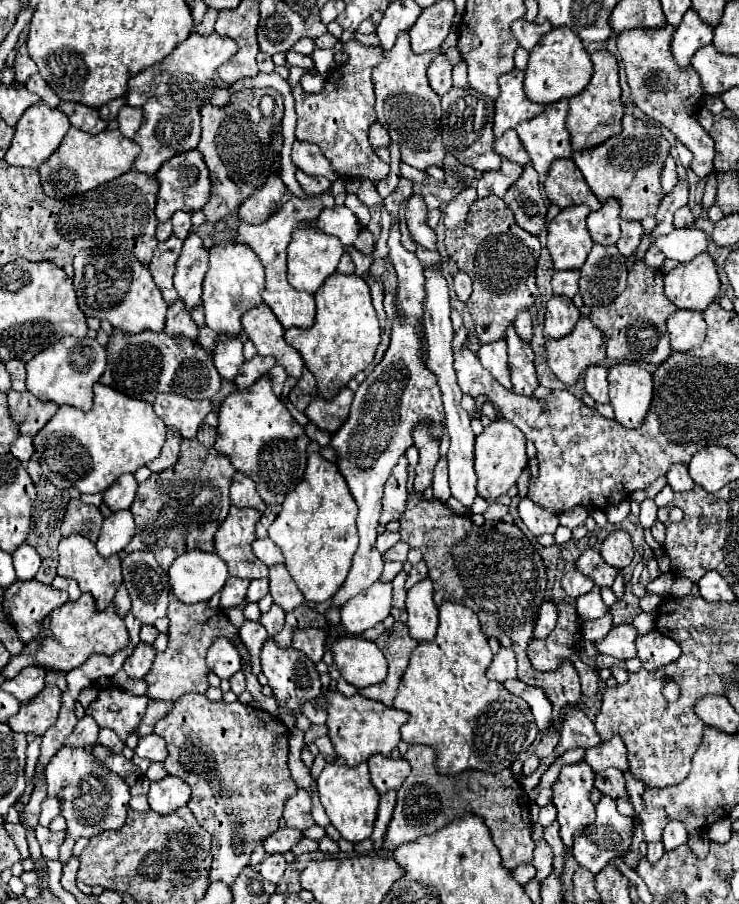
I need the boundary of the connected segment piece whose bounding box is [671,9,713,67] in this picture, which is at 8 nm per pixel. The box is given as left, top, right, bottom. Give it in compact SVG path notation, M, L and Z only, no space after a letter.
M689 9L683 15L683 21L673 33L673 43L671 43L671 53L675 61L683 67L689 65L691 55L699 49L709 45L713 39L713 25L701 21L695 9Z

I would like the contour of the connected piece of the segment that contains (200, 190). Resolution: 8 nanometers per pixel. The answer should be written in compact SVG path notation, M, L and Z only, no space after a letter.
M193 149L193 153L181 153L181 157L173 157L173 161L165 161L165 165L161 165L161 169L157 171L157 179L161 185L155 207L155 215L159 221L171 219L175 211L187 211L187 213L199 211L209 201L211 193L209 169L197 149Z

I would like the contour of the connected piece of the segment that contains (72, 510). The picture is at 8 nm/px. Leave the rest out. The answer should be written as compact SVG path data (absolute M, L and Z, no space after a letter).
M71 499L61 523L61 535L67 537L71 533L81 533L91 543L95 543L101 523L103 523L103 515L97 507L85 505L79 499Z

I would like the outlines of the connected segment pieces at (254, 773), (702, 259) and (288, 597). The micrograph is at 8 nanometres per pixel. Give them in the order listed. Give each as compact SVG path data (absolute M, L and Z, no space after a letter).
M187 693L181 697L181 701L173 703L173 709L167 713L167 717L157 721L155 735L163 737L167 743L169 755L163 761L167 773L177 775L189 783L191 799L187 807L197 817L197 823L213 837L213 863L209 869L209 881L233 885L241 869L249 865L249 855L255 845L279 827L285 799L297 791L297 785L291 779L291 771L287 767L289 729L263 709L243 705L239 701L209 701L205 695Z
M701 253L687 263L679 263L665 275L665 295L679 309L707 309L707 305L715 301L719 287L717 263L709 253Z
M275 565L271 567L269 571L269 581L271 581L271 587L269 587L269 593L273 597L273 601L277 605L281 605L285 611L293 611L295 607L299 607L305 597L301 595L299 587L295 585L295 581L291 579L289 571L285 569L285 565Z

